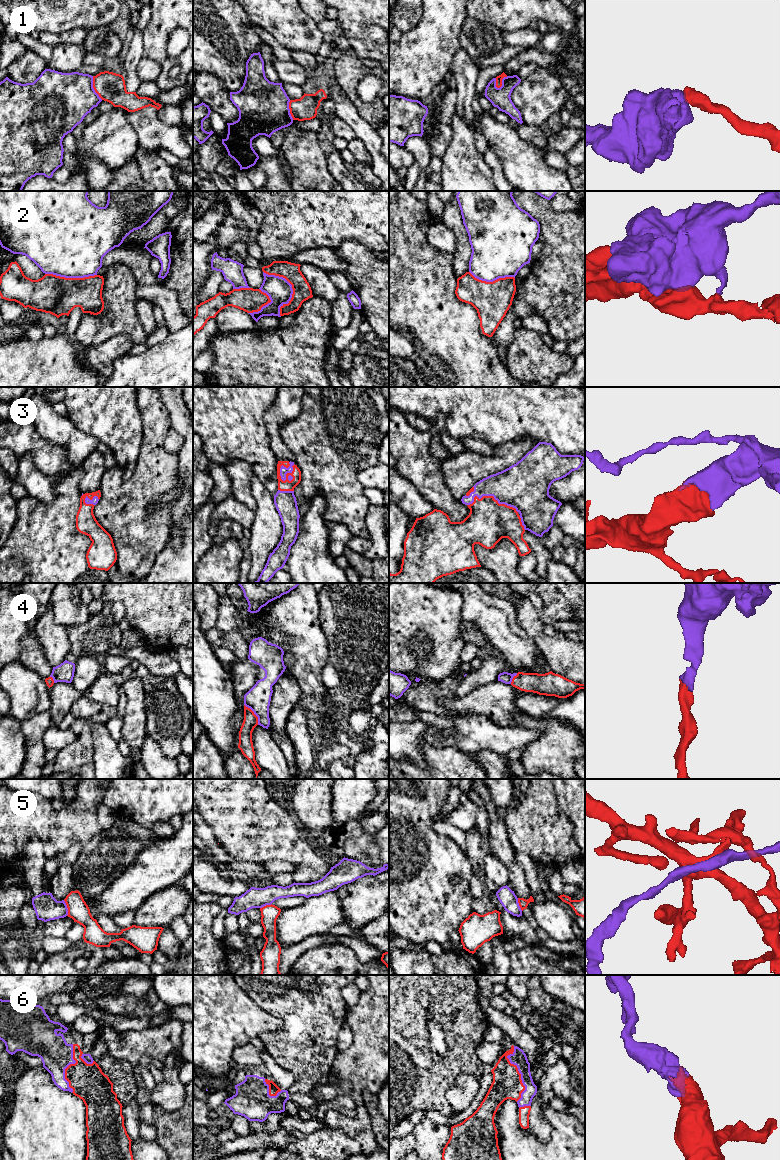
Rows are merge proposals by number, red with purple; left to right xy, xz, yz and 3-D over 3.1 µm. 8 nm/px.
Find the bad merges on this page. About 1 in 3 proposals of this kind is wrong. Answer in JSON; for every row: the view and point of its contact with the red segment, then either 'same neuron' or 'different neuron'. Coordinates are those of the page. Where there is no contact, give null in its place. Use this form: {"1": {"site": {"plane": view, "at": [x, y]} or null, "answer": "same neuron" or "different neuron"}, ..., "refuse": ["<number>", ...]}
{"1": {"site": {"plane": "yz", "at": [501, 83]}, "answer": "different neuron"}, "2": {"site": {"plane": "xz", "at": [292, 288]}, "answer": "different neuron"}, "3": {"site": {"plane": "xz", "at": [291, 473]}, "answer": "same neuron"}, "4": {"site": {"plane": "xz", "at": [254, 714]}, "answer": "same neuron"}, "5": {"site": {"plane": "xy", "at": [67, 907]}, "answer": "different neuron"}, "6": {"site": {"plane": "yz", "at": [518, 1072]}, "answer": "same neuron"}, "refuse": ["1", "2", "5"]}

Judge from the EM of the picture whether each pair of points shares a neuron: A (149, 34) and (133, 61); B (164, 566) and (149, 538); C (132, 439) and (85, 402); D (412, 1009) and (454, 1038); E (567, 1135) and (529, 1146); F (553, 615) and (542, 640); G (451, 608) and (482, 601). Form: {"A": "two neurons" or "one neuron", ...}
{"A": "two neurons", "B": "two neurons", "C": "one neuron", "D": "one neuron", "E": "one neuron", "F": "two neurons", "G": "two neurons"}

